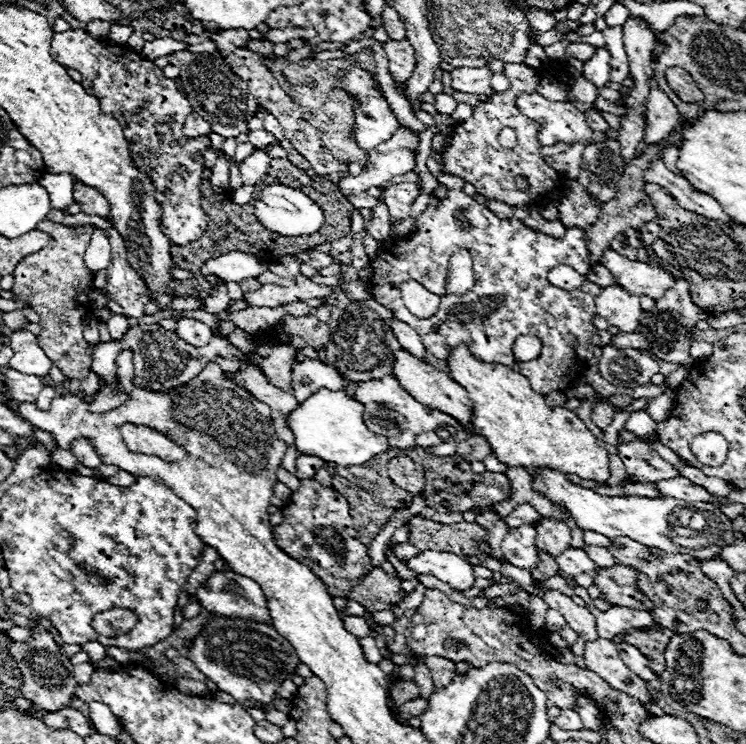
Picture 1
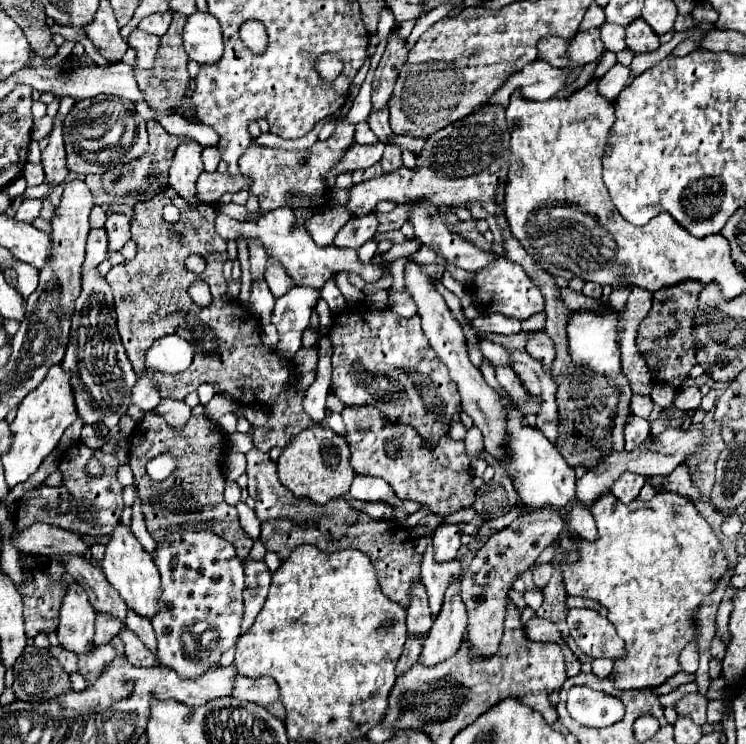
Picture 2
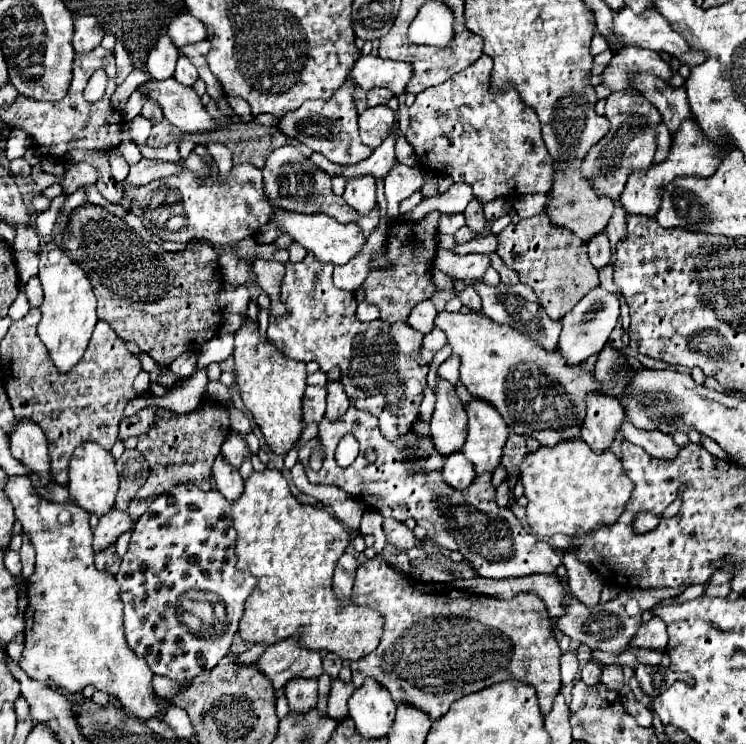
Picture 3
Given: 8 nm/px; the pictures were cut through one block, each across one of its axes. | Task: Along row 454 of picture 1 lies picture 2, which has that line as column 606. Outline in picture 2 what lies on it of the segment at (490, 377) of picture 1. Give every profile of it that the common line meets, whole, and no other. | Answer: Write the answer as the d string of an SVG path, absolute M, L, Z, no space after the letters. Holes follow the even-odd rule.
M664 492L664 494L656 494L650 502L642 502L642 500L634 500L632 506L628 504L622 504L620 500L616 500L616 496L612 494L606 494L602 498L598 498L594 504L592 504L592 514L594 514L594 520L596 520L596 526L598 526L598 540L596 542L586 542L586 540L578 540L574 538L574 542L578 544L578 552L580 552L580 562L576 564L564 564L562 570L564 570L564 588L570 596L584 596L584 598L590 598L590 600L596 600L600 606L606 606L608 608L608 620L614 624L618 636L626 642L626 658L615 660L613 663L612 680L616 684L618 690L632 690L632 688L658 688L662 686L664 682L668 682L674 674L678 674L682 668L678 664L678 656L680 652L684 650L684 646L688 642L694 642L696 640L696 634L698 634L698 610L708 604L708 596L710 592L716 590L716 584L720 578L724 578L728 574L728 558L716 538L716 534L712 532L710 524L700 516L700 512L696 510L696 506L692 504L692 500L688 500L686 496L680 496L680 494L670 494L670 492Z

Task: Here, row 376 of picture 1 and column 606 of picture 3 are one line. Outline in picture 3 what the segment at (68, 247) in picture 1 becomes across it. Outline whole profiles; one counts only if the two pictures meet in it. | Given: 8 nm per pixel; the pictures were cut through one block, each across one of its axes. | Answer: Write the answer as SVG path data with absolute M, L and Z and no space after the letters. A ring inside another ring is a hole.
M626 46L606 66L602 84L612 88L612 90L630 88L632 84L628 80L628 74L636 74L636 72L654 74L654 76L658 76L662 80L668 80L672 76L670 64L664 62L658 52L644 50L644 48L638 48L638 46Z

